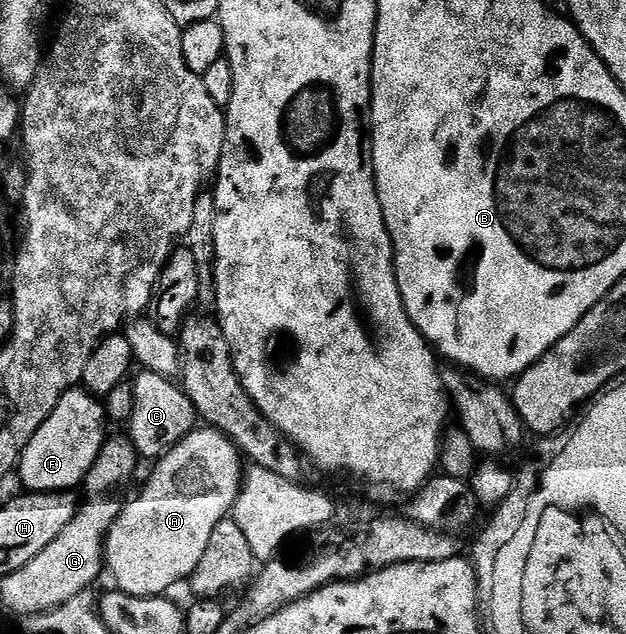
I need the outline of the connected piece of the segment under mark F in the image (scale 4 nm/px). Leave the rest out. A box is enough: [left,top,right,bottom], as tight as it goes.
[18,387,106,493]

